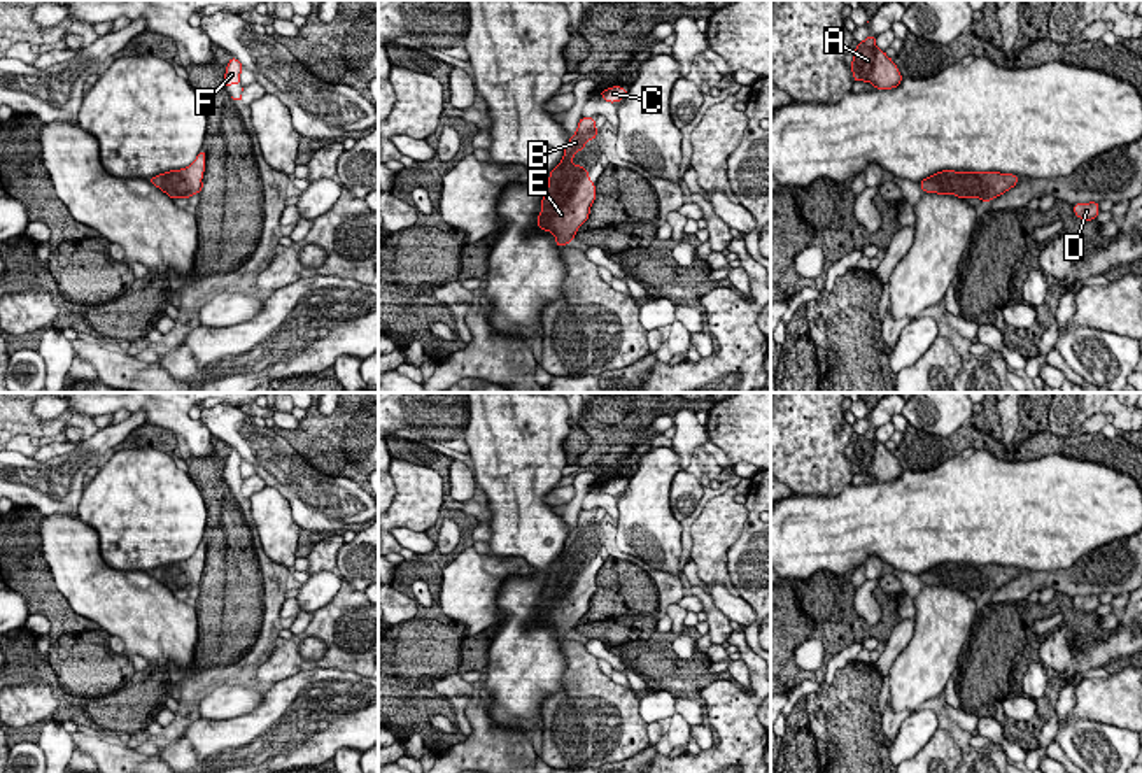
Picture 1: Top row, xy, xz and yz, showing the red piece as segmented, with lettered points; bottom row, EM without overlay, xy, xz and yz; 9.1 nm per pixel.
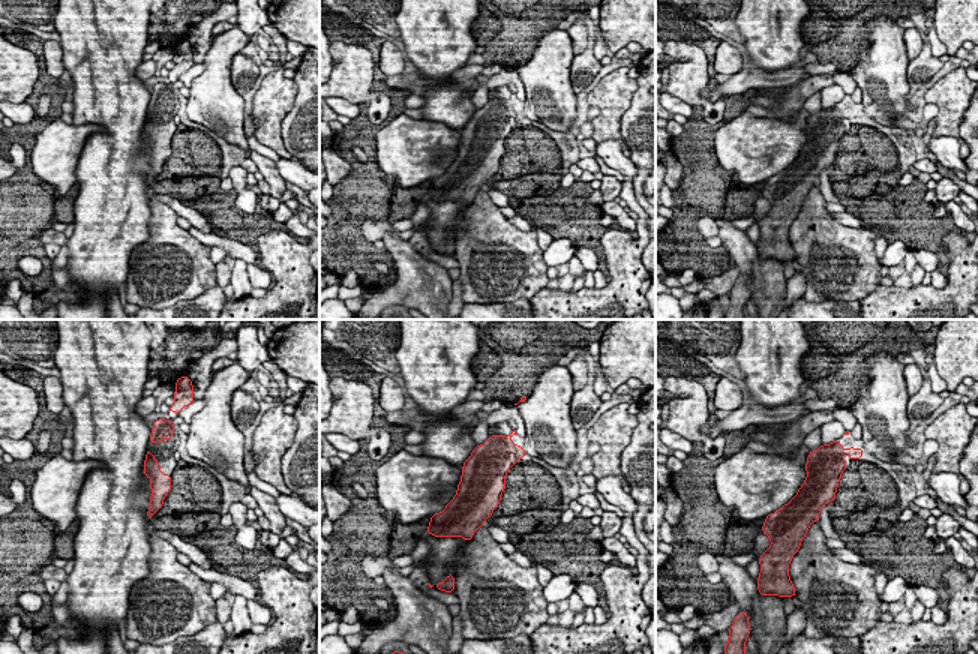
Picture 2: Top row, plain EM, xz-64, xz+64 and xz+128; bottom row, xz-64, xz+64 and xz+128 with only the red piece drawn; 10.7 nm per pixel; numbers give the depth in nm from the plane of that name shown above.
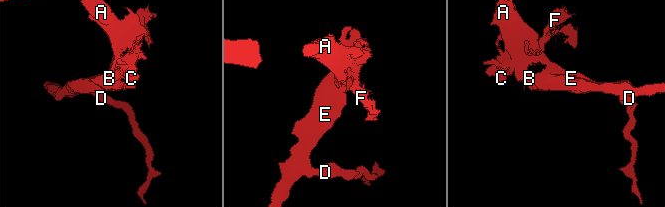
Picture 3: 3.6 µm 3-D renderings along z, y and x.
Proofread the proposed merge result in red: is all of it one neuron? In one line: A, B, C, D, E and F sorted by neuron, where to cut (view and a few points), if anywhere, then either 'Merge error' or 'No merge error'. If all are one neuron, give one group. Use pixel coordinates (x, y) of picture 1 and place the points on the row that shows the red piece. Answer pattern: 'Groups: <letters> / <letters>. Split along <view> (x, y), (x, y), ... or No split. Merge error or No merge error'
Groups: A B C D E F. No split. No merge error

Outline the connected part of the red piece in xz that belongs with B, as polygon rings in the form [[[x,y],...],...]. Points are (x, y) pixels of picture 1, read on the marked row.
[[[582,117],[578,121],[576,133],[569,138],[560,163],[548,175],[538,228],[553,233],[557,247],[573,242],[597,198],[589,170],[571,163],[575,152],[583,151],[585,142],[596,140],[596,135],[601,131],[594,124],[596,117]]]

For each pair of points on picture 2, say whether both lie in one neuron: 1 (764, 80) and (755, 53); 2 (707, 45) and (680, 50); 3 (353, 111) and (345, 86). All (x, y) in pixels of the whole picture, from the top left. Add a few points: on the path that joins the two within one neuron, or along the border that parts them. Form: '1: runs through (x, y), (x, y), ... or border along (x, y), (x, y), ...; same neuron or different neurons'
1: border along (747, 63), (770, 71), (791, 68); different neurons
2: border along (671, 39), (698, 45), (708, 59); different neurons
3: border along (335, 96), (359, 105); different neurons

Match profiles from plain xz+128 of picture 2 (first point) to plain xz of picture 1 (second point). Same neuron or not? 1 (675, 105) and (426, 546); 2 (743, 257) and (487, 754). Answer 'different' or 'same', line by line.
1: same
2: same

